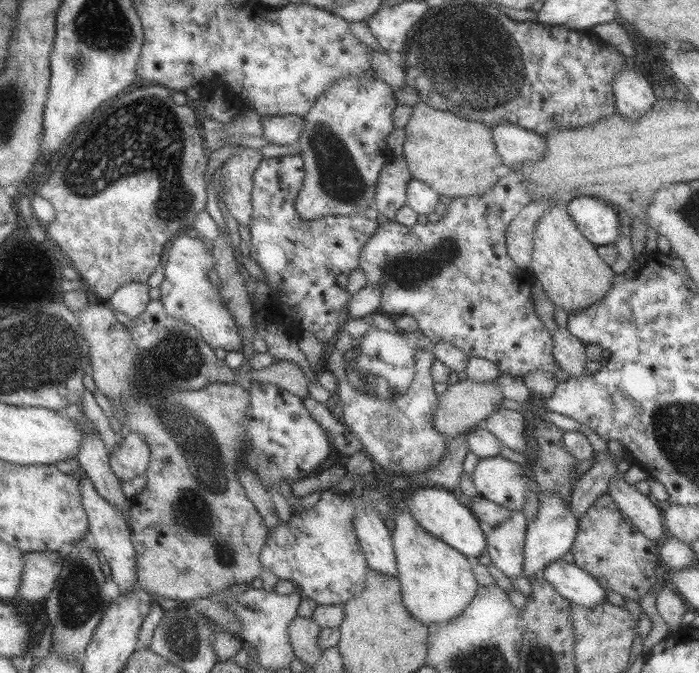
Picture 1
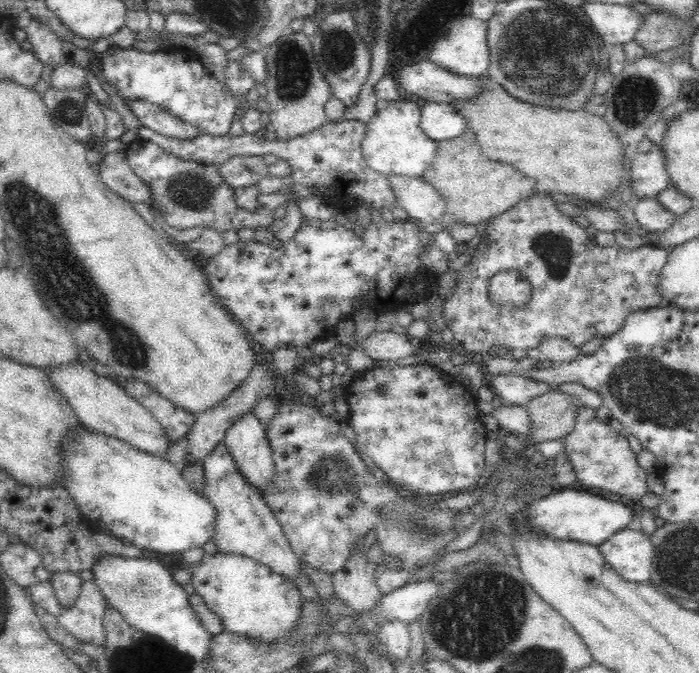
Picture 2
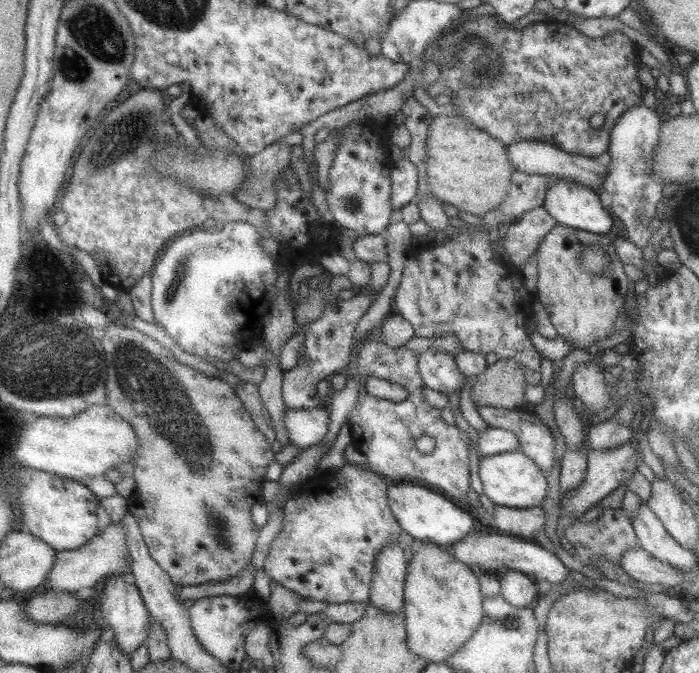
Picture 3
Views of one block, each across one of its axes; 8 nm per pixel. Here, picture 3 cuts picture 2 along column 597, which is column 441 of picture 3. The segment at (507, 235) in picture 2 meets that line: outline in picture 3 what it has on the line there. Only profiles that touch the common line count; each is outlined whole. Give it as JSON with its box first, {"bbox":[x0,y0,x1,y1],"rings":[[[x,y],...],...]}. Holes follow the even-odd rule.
{"bbox":[393,170,583,384],"rings":[[[513,170],[503,202],[477,216],[483,220],[483,226],[465,224],[459,228],[463,232],[445,238],[443,244],[421,248],[419,260],[407,258],[403,262],[393,306],[397,316],[413,326],[417,338],[435,340],[453,334],[459,340],[461,350],[485,356],[495,354],[497,360],[515,360],[521,366],[527,384],[539,384],[539,362],[543,356],[535,350],[531,336],[527,334],[535,304],[531,302],[531,294],[519,282],[519,268],[509,260],[497,260],[493,246],[499,242],[499,224],[511,226],[523,216],[523,212],[541,208],[549,186],[555,182],[583,186],[581,182],[567,178],[531,176]]]}

